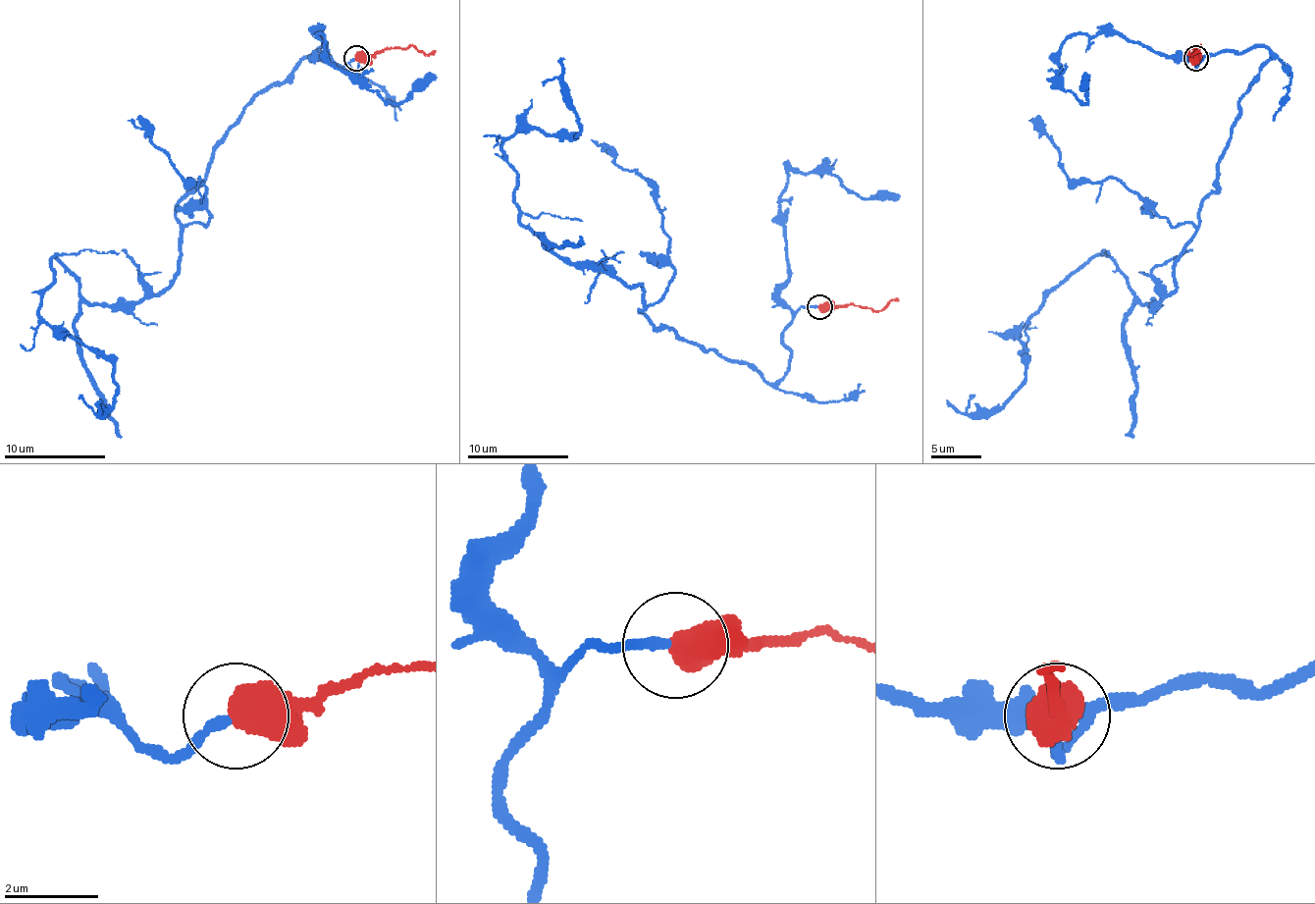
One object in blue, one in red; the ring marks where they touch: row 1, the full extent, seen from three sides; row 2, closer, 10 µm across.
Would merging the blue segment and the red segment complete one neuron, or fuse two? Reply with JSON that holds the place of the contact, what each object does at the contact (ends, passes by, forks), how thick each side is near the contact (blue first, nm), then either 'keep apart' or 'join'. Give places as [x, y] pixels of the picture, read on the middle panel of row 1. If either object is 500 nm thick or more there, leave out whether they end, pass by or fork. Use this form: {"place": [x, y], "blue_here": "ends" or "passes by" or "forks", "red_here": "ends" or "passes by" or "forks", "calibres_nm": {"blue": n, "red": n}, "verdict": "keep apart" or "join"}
{"place": [819, 306], "calibres_nm": {"blue": 200, "red": 700}, "verdict": "join"}

